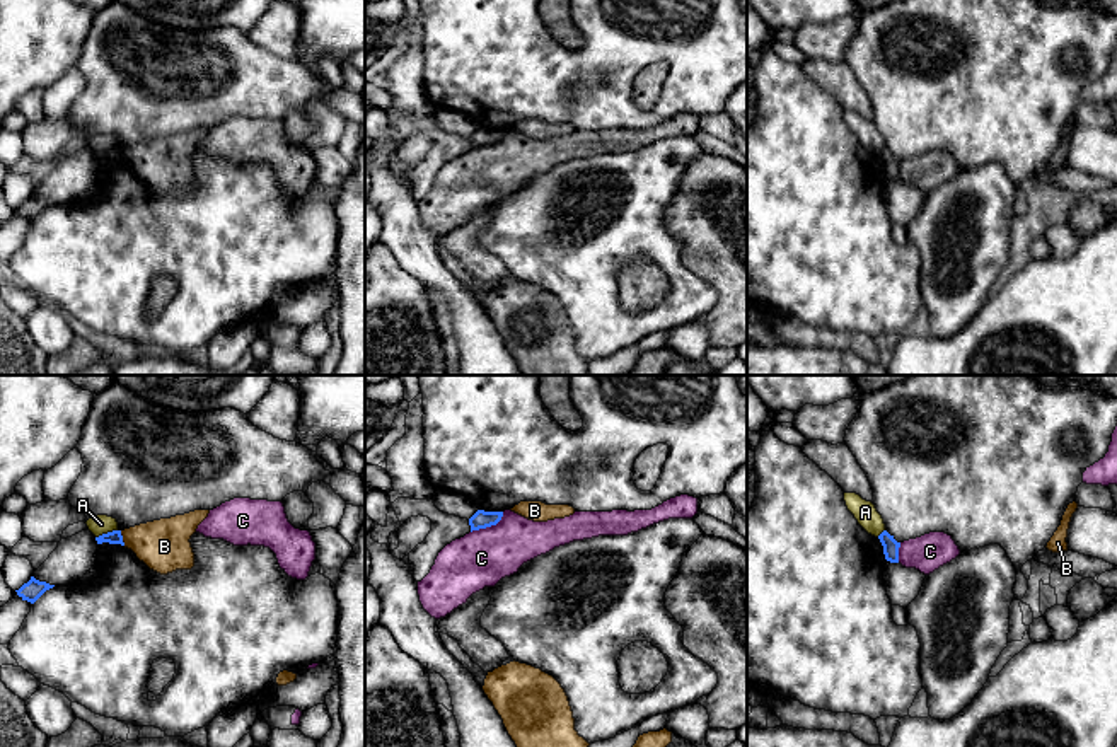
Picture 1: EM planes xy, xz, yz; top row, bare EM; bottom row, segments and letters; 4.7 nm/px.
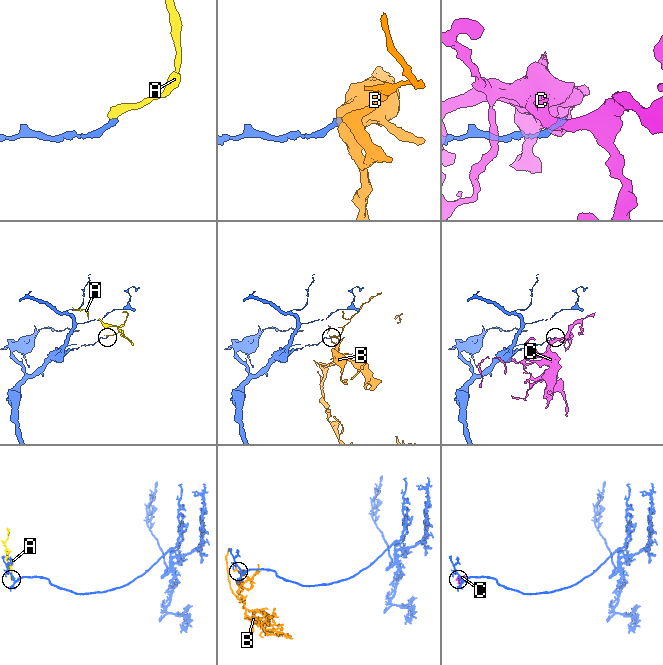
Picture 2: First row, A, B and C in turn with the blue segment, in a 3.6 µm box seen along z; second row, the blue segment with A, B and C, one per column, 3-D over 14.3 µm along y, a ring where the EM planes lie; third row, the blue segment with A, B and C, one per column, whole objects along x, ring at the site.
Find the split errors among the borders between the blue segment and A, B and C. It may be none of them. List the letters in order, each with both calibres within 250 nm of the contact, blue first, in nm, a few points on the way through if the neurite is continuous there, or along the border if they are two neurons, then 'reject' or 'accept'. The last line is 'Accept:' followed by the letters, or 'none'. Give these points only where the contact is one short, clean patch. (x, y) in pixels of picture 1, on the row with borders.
A: 60/90 nm | along xy (116, 529), (96, 538) | reject
B: 60/240 nm | along xy (120, 531), (125, 544) | reject
C: 90/280 nm | along xz (503, 512), (495, 524), (471, 532) | reject
Accept: none

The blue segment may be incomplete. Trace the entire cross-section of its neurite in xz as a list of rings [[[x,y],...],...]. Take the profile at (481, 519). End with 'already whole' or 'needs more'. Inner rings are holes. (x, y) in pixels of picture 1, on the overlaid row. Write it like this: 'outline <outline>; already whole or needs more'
outline [[[477,510],[471,518],[469,518],[469,525],[471,525],[471,532],[472,530],[479,530],[479,529],[486,529],[491,525],[496,525],[503,517],[503,512],[484,512],[484,510]]]; already whole

